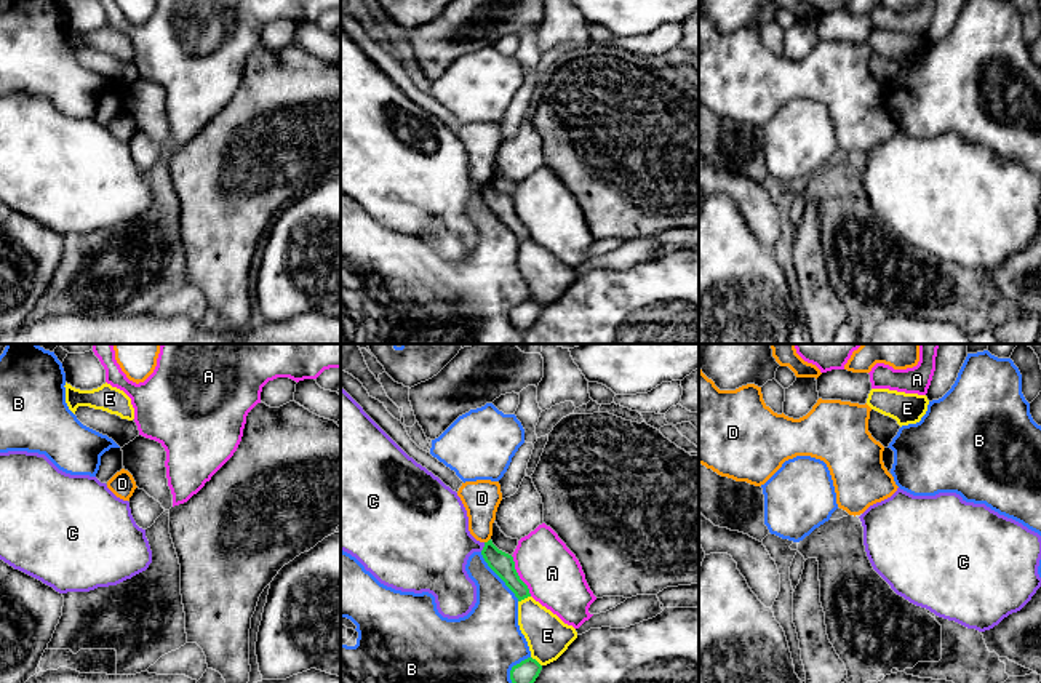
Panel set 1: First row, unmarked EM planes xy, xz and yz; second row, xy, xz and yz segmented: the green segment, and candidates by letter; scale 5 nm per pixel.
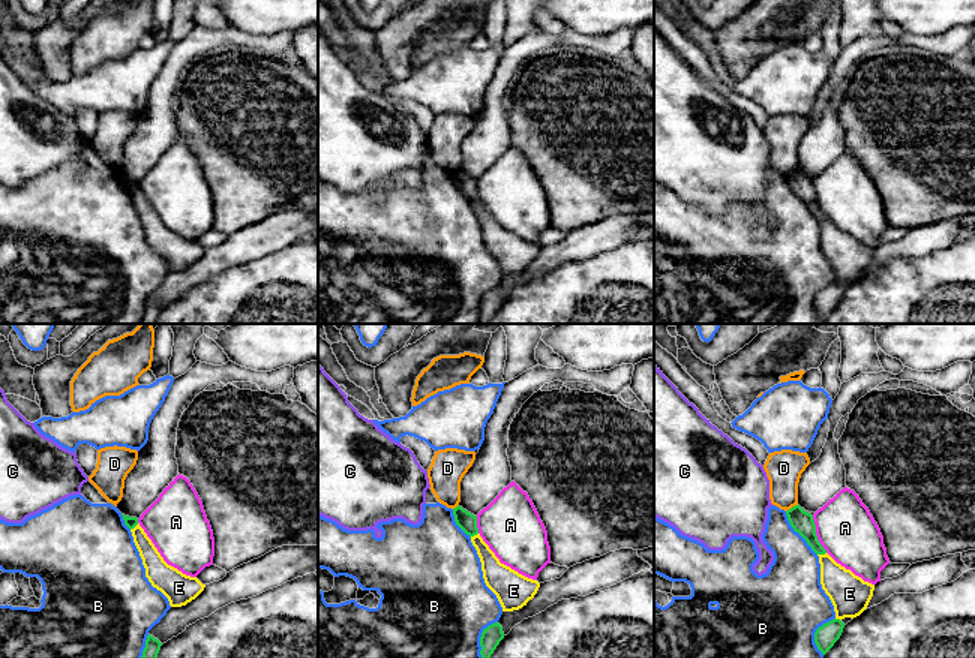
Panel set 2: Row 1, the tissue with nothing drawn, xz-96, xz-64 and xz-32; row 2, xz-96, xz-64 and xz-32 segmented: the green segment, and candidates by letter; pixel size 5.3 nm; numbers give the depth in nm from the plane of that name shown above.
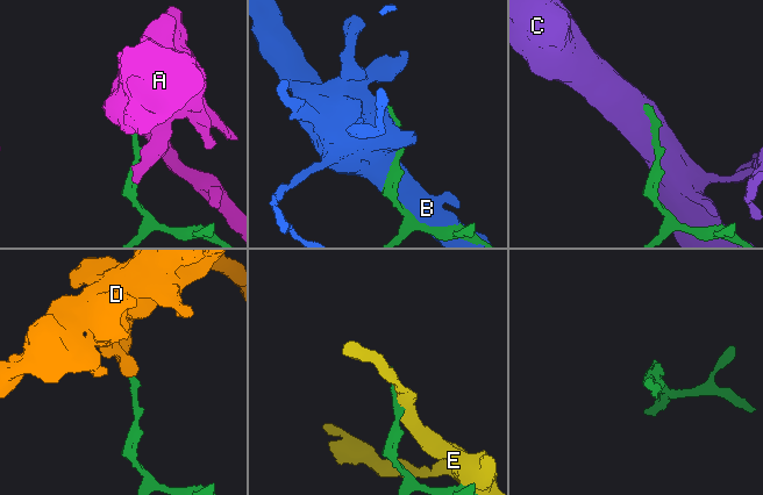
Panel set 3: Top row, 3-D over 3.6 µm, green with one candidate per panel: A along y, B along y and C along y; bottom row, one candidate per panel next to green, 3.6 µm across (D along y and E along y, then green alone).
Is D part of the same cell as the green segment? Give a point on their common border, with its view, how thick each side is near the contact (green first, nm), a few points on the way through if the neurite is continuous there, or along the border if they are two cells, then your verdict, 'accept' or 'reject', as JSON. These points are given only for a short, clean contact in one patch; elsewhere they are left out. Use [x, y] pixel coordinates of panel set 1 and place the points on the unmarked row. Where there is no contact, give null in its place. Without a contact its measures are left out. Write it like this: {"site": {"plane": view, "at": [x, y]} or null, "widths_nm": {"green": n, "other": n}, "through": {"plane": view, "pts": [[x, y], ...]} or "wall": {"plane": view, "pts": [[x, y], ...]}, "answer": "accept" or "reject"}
{"site": {"plane": "xz", "at": [488, 183]}, "widths_nm": {"green": 120, "other": 190}, "wall": {"plane": "xz", "pts": [[490, 179], [485, 184]]}, "answer": "reject"}

